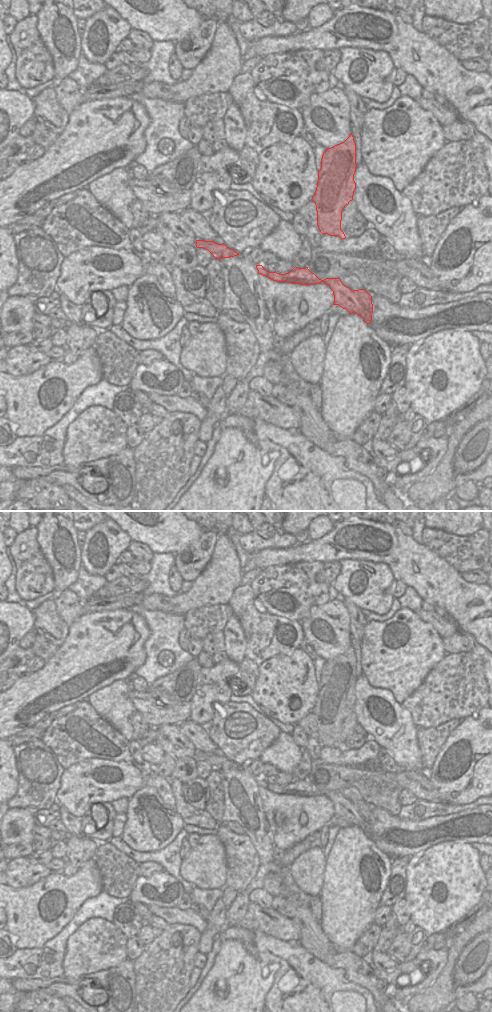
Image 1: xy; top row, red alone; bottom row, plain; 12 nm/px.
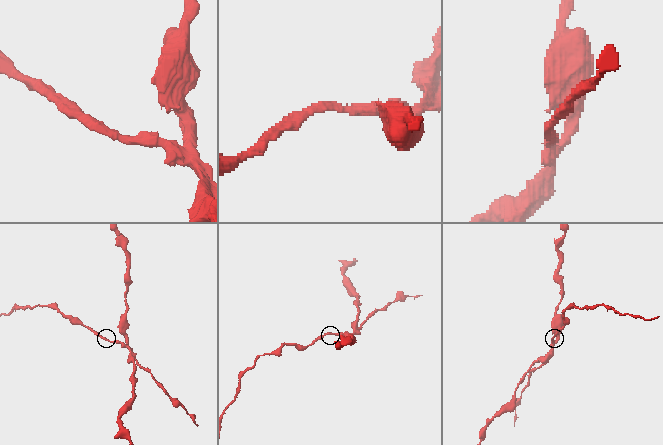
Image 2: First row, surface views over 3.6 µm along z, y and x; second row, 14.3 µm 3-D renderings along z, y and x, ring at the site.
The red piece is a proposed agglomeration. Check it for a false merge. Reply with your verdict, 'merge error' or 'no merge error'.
merge error

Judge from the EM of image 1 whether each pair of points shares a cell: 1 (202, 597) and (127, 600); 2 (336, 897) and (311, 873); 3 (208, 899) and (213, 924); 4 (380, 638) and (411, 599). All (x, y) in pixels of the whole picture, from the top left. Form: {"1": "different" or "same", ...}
{"1": "same", "2": "different", "3": "different", "4": "different"}

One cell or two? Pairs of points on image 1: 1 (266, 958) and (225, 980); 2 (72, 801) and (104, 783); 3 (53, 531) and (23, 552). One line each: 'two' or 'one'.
1: two
2: one
3: two

